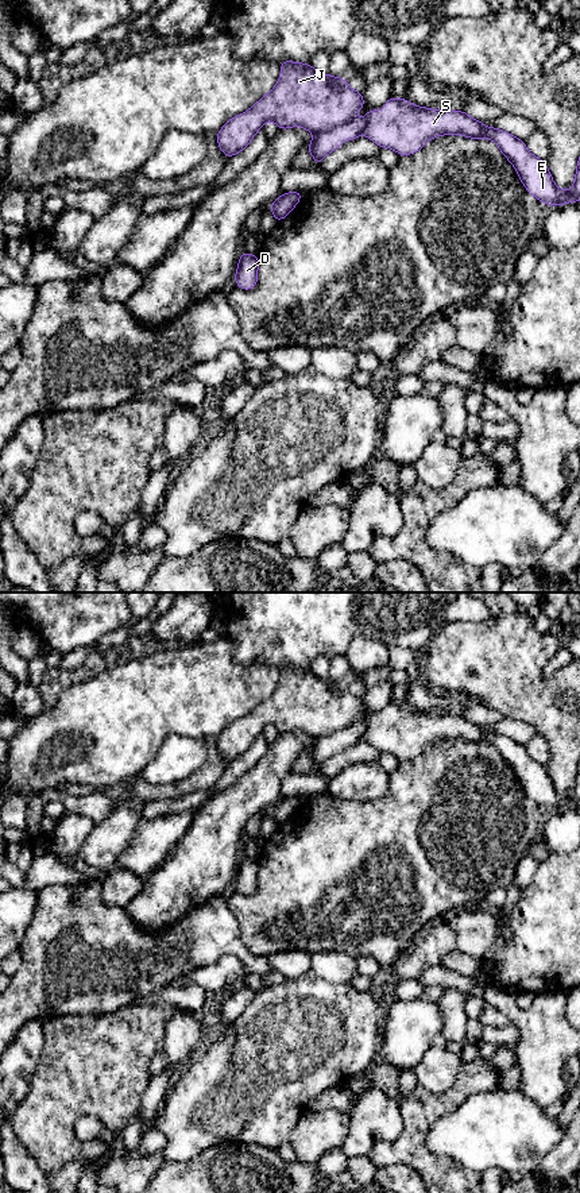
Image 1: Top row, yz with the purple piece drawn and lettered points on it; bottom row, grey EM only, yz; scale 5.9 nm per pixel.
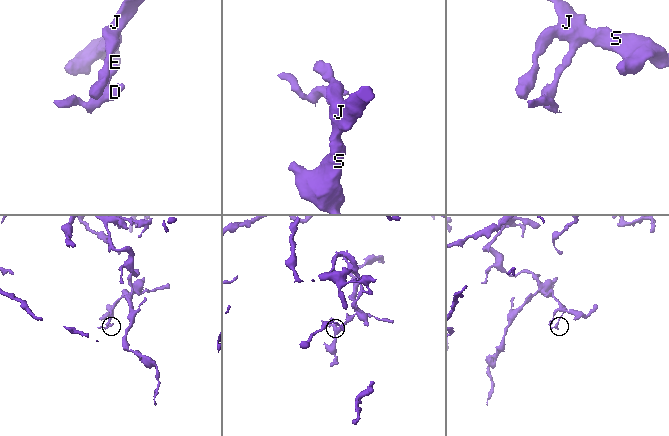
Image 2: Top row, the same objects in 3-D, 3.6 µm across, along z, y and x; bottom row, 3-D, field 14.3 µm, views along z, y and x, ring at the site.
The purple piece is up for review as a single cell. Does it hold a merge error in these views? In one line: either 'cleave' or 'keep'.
keep

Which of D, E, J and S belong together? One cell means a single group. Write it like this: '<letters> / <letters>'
D E J S

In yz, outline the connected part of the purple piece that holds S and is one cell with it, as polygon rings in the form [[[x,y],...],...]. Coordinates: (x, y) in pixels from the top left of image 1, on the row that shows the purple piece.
[[[283,61],[279,65],[282,73],[274,89],[247,112],[229,119],[217,132],[220,150],[228,158],[243,151],[267,120],[274,120],[279,130],[301,126],[314,134],[308,150],[317,165],[344,139],[353,140],[360,134],[399,155],[419,151],[438,135],[459,134],[494,140],[513,163],[526,190],[541,202],[554,206],[580,201],[580,157],[573,188],[567,192],[554,185],[546,162],[531,155],[523,140],[484,127],[461,109],[434,111],[413,105],[406,99],[390,97],[383,104],[383,116],[375,108],[367,112],[364,120],[355,120],[364,97],[351,89],[345,78],[320,74],[310,63]]]

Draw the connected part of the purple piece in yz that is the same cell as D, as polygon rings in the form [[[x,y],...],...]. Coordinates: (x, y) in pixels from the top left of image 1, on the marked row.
[[[241,252],[235,274],[236,286],[251,290],[258,282],[259,258],[256,255]]]

